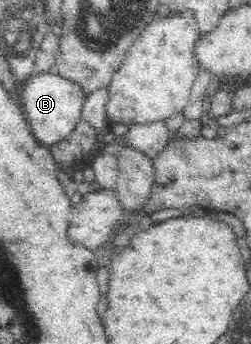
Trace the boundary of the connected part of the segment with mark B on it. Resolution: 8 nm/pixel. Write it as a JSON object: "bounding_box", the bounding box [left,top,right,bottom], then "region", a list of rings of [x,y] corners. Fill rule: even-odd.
{"bounding_box":[20,70,86,146],"region":[[[37,70],[20,87],[20,105],[31,132],[40,145],[51,146],[73,133],[81,120],[81,111],[86,95],[75,81],[61,77],[52,71]]]}

